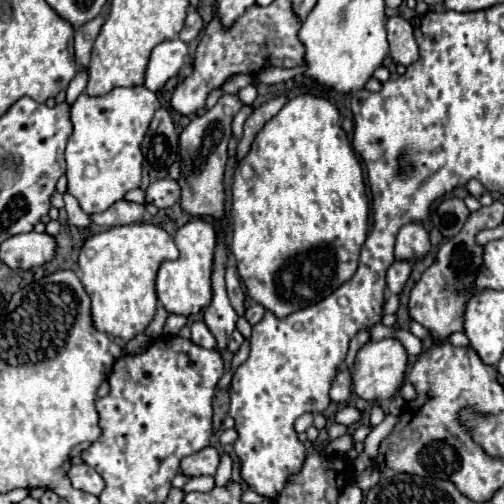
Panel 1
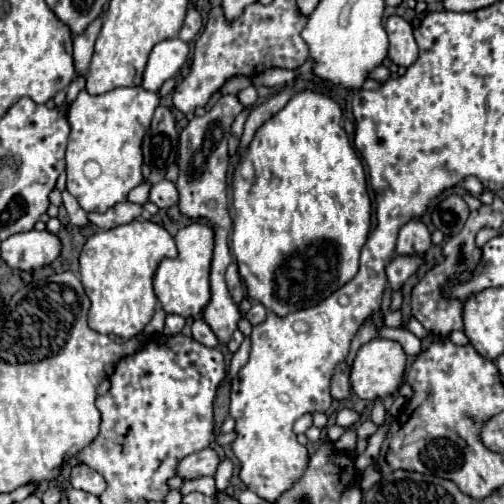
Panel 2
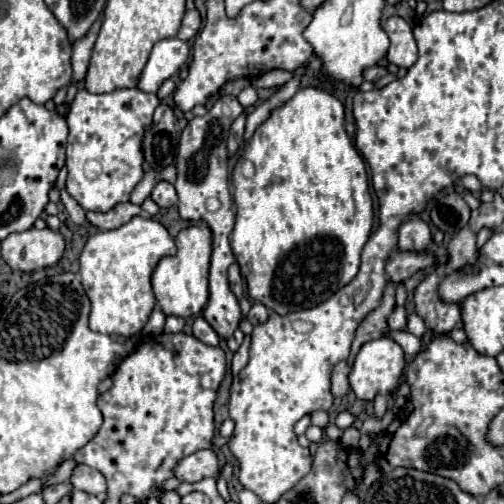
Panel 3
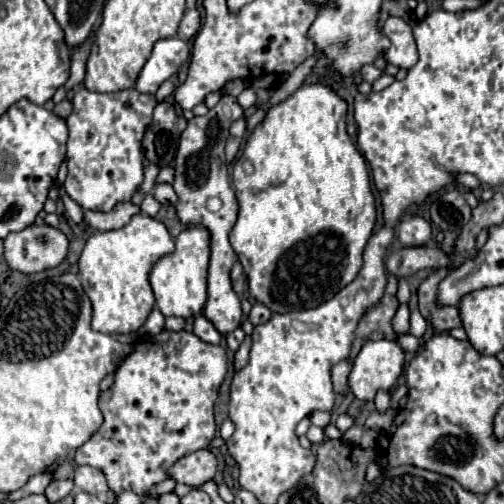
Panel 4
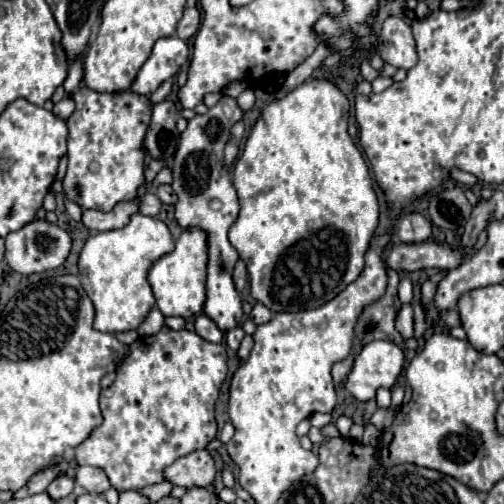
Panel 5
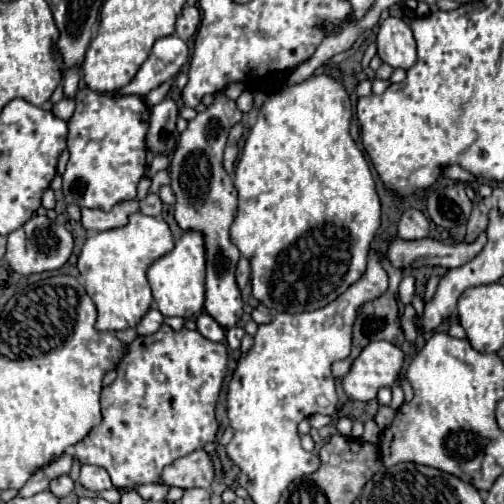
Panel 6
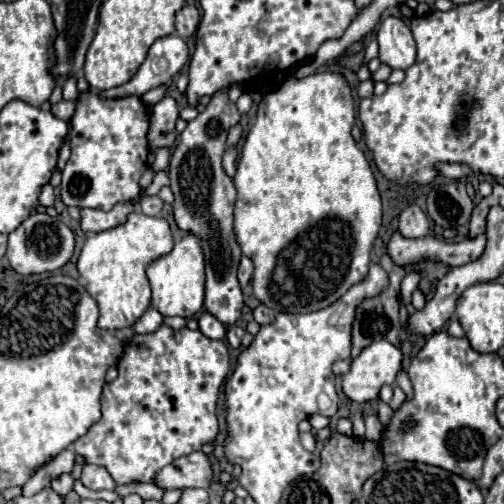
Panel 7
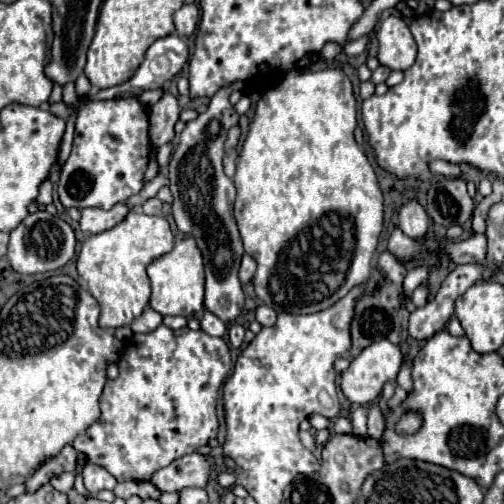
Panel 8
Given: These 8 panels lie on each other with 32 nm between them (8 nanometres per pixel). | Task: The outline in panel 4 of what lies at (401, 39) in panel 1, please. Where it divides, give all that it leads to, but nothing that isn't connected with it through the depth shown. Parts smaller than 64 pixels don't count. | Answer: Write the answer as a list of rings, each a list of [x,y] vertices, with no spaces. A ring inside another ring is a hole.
[[[390,16],[384,26],[382,26],[384,36],[390,40],[390,48],[386,48],[382,52],[382,58],[388,64],[394,64],[398,68],[412,68],[418,60],[418,52],[416,52],[416,42],[412,36],[412,28],[396,16]]]

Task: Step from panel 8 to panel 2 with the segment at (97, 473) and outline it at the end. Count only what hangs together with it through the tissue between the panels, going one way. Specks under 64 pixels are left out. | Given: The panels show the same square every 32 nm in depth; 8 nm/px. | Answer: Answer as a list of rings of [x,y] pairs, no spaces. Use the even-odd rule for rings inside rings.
[[[78,464],[72,468],[70,472],[70,484],[72,488],[90,492],[94,496],[100,496],[106,490],[106,480],[102,474],[98,474],[96,470],[88,468],[86,464]]]

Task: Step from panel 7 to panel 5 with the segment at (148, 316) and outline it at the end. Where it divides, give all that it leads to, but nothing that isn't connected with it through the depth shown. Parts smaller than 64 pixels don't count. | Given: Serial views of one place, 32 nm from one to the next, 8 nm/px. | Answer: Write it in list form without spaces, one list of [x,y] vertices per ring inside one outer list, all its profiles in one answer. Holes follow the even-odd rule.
[[[152,308],[150,314],[144,318],[144,322],[138,326],[138,334],[140,336],[152,336],[156,334],[160,328],[164,326],[164,316],[158,308]]]

